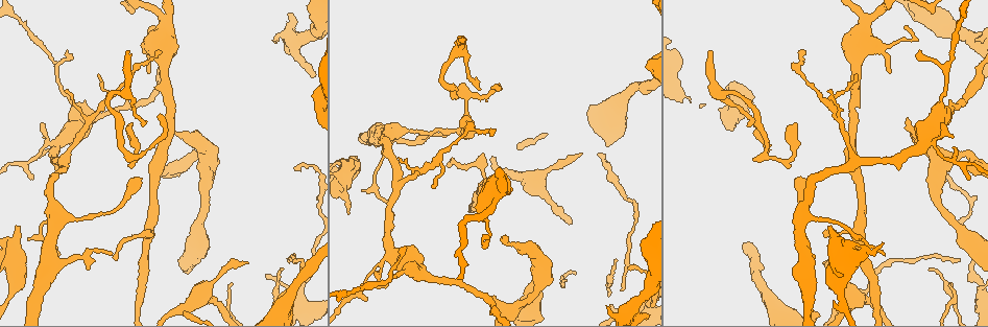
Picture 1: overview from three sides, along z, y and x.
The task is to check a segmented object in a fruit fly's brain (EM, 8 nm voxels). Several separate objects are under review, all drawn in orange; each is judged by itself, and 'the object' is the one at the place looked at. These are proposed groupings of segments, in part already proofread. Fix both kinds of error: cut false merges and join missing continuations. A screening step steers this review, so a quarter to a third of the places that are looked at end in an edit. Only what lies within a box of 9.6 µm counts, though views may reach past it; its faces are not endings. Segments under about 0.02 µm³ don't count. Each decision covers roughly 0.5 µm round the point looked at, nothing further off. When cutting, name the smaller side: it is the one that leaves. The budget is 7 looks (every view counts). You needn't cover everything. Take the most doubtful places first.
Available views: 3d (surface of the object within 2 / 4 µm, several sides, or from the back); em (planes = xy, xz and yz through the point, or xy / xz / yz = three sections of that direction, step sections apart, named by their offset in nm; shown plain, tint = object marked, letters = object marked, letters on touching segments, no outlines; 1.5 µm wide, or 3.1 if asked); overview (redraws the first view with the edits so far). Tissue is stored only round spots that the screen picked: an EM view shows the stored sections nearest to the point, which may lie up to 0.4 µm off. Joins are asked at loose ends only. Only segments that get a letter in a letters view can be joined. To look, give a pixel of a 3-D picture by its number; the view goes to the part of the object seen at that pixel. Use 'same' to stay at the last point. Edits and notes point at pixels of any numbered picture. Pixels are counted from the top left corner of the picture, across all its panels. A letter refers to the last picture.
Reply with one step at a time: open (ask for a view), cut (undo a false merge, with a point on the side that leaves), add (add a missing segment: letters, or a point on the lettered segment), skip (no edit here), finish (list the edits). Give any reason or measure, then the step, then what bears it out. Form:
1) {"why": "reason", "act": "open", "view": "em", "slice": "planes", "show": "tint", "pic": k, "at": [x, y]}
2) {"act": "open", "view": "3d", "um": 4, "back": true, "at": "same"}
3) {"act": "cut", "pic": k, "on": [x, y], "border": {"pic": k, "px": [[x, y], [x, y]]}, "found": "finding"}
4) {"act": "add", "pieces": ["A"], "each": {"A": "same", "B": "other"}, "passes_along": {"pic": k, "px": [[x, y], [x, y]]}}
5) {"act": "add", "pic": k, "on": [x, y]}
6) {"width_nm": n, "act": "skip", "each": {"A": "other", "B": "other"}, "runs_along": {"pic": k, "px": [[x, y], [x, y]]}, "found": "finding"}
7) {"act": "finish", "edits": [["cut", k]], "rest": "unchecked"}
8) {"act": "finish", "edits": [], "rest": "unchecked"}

{"act": "open", "view": "em", "slice": "xz", "step": 4, "show": "letters", "pic": 1, "at": [977, 38]}

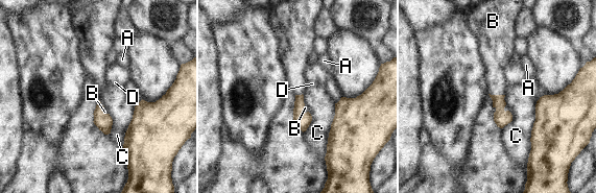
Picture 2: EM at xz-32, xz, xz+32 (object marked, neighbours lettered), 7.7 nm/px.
{"act": "open", "view": "em", "slice": "planes", "show": "letters", "at": "same"}

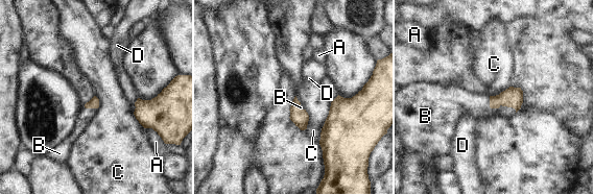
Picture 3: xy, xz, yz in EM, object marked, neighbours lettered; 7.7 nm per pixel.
{"act": "add", "pieces": ["B"], "each": {"A": "other", "B": "same", "C": "other", "D": "other"}, "passes_along": {"pic": 3, "px": [[513, 97], [499, 106], [477, 105]]}, "found": "the neuron continues"}

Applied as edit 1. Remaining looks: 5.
{"act": "open", "view": "3d", "um": 2, "pic": 1, "at": [366, 300]}

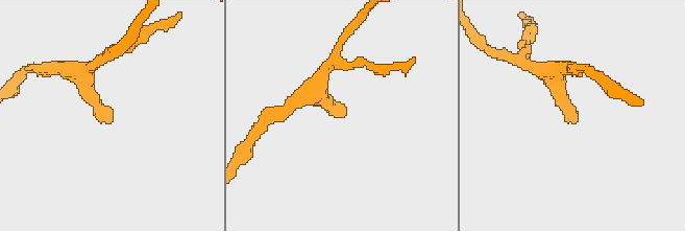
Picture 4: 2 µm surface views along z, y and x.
{"why": "shape alone is not enough", "act": "open", "view": "em", "slice": "xy", "step": 4, "show": "tint", "pic": 4, "at": [577, 121]}

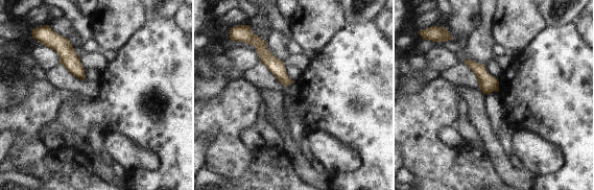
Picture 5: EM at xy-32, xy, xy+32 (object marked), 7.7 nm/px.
{"why": "cut it another way", "act": "open", "view": "em", "slice": "planes", "show": "letters", "at": "same"}

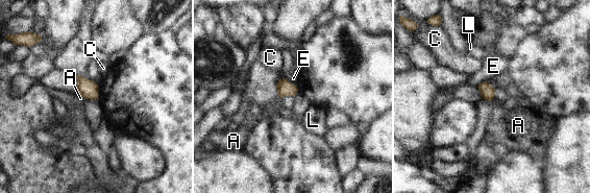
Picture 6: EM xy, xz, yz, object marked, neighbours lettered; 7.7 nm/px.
{"act": "skip", "each": {"A": "other", "C": "other", "E": "other", "L": "other"}, "found": "none of them fits"}

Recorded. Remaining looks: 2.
{"act": "finish", "edits": [["add", 3]], "rest": "unchecked"}

